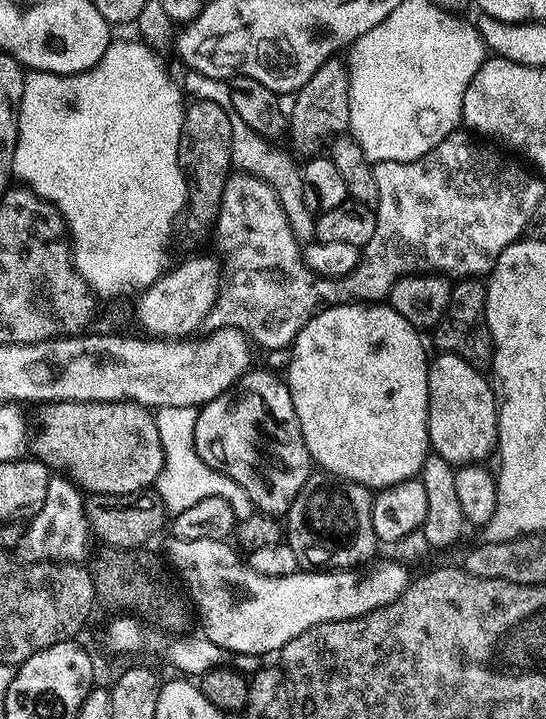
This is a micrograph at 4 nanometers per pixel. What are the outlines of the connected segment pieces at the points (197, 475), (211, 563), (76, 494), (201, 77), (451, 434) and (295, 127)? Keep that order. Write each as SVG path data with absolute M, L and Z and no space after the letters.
M170 406L155 413L158 438L164 451L164 465L158 474L154 489L161 496L168 514L189 510L190 506L196 506L202 499L215 496L231 501L236 506L240 506L240 503L245 503L246 500L242 486L238 486L238 482L230 479L223 470L211 468L198 454L194 438L196 413L197 409L186 406Z
M175 535L170 540L167 559L186 585L186 591L198 613L199 627L200 624L204 627L203 637L224 648L228 654L240 653L264 658L267 657L267 652L279 653L286 646L286 642L290 642L290 638L298 638L298 634L310 630L310 626L349 620L378 610L396 600L410 583L409 569L387 558L373 559L367 566L359 568L298 570L285 576L263 576L246 563L245 557L231 543L224 540L183 540Z
M56 474L49 479L46 490L46 502L42 510L27 521L22 542L14 549L15 555L25 564L47 564L63 562L65 564L83 565L89 559L88 538L90 527L85 512L86 496L67 476Z
M191 70L184 75L186 76L184 80L182 79L182 86L191 99L215 102L228 112L228 117L231 120L233 167L241 172L260 177L271 185L279 196L280 205L286 210L286 220L290 223L291 233L294 234L298 244L303 246L315 240L316 216L306 206L306 200L303 197L301 167L294 164L295 159L287 151L284 153L272 146L273 143L267 137L258 135L256 131L246 125L246 122L242 121L242 118L238 117L237 112L232 110L229 88L225 81L208 78L204 74L198 74Z
M440 352L428 366L428 443L435 455L446 458L454 466L478 464L497 451L498 401L489 377L481 369L470 366L462 358Z
M331 58L325 61L294 93L294 99L296 101L292 104L292 112L290 108L290 136L292 132L291 151L297 157L311 158L323 153L329 141L349 131L350 94L348 73L343 59Z

